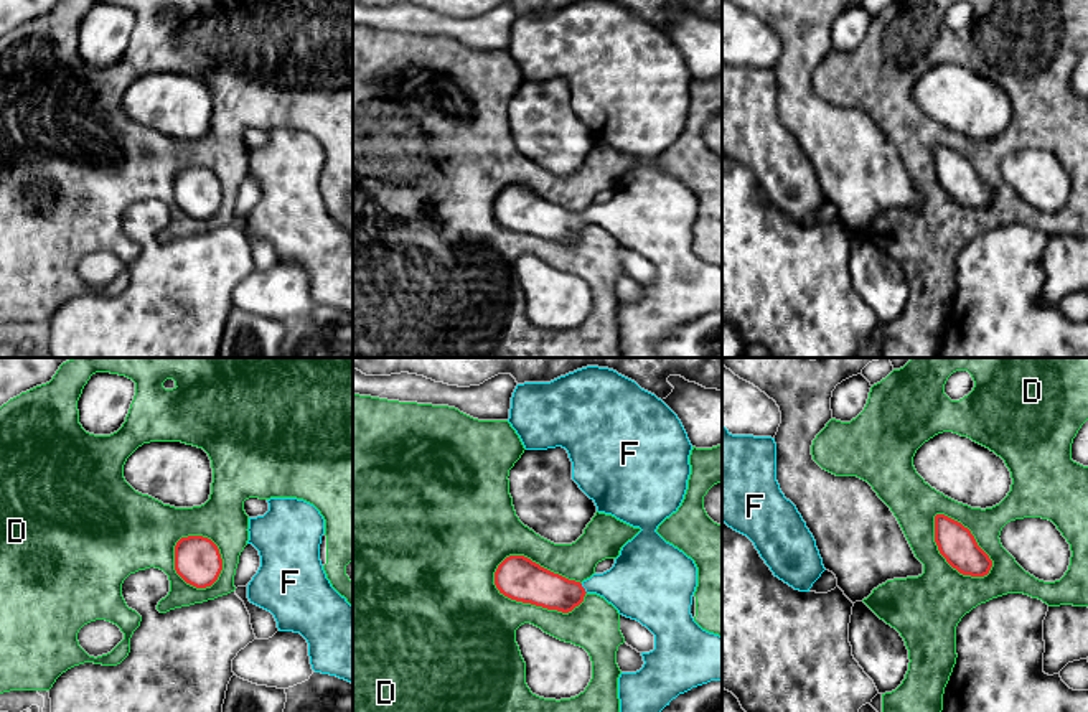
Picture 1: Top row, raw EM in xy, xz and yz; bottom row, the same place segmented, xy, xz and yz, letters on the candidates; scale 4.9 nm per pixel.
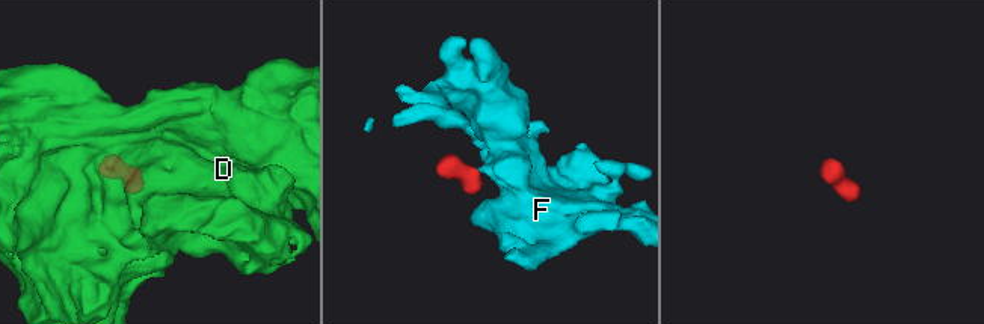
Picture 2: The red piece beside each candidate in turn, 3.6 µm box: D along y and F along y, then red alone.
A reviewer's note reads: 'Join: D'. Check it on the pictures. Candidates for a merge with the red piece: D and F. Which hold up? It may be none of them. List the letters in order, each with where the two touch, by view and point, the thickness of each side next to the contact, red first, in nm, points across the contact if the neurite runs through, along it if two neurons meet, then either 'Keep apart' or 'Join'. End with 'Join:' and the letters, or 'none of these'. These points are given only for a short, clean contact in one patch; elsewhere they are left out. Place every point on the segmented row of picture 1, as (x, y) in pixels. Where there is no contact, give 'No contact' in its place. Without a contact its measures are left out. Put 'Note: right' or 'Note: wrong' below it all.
D: Touches red at xz (534, 604). Thickness 220 nm (red) against 300 nm. Keep apart
F: Touches red at xz (584, 589). Thickness 190 nm (red) against 300 nm. Path across: xz (533, 584), (544, 589), (584, 589), (635, 585). Join
Join: F
Note: wrong

